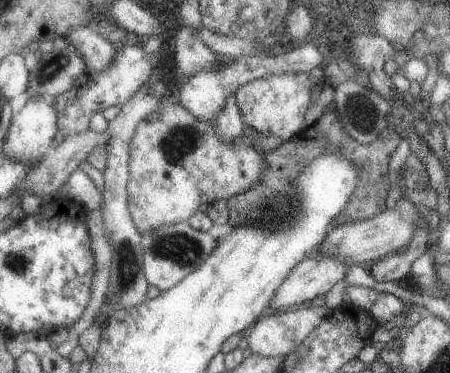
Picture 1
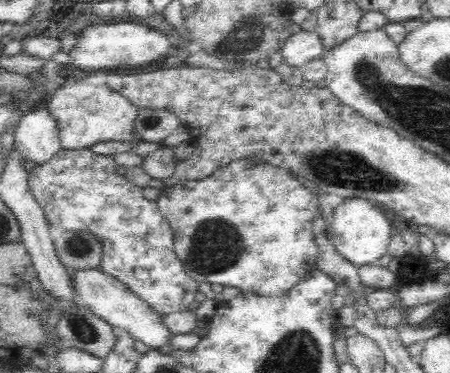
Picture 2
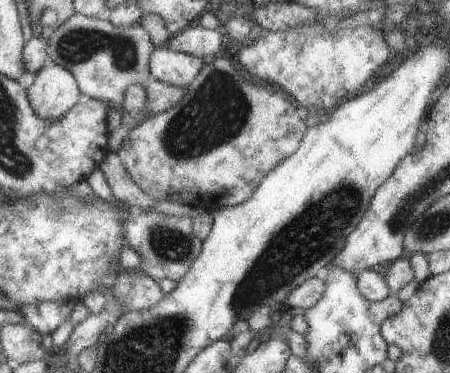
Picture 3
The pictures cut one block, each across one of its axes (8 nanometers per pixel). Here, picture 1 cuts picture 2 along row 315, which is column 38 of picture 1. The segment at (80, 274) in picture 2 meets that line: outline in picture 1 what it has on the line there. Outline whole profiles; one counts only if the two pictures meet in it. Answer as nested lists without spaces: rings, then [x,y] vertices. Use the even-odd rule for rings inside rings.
[[[29,96],[29,100],[25,102],[25,106],[11,116],[11,124],[9,130],[5,134],[5,142],[3,142],[3,152],[15,160],[23,160],[23,162],[33,162],[43,158],[49,148],[51,148],[51,140],[57,134],[57,108],[55,108],[55,98],[45,98],[45,96]]]

